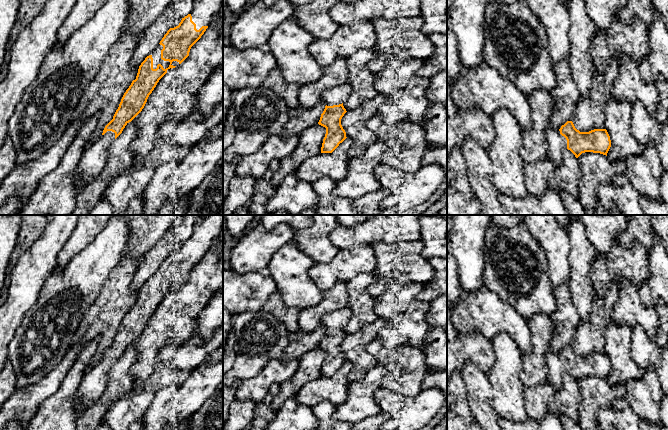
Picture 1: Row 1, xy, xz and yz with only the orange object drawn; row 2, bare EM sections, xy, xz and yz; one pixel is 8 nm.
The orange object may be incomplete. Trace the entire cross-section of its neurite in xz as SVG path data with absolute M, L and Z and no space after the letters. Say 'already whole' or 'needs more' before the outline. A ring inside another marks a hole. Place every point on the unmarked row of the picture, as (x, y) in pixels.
needs more; M346 307L326 314L321 320L325 333L318 348L326 352L321 377L332 377L347 362L341 343L347 336L343 327L348 325L351 316L352 311Z

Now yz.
needs more; M567 345L559 354L552 349L547 352L548 382L560 390L563 385L563 376L568 373L576 382L582 377L593 376L607 380L611 371L610 360L606 353L594 353L589 356L580 356L572 345Z

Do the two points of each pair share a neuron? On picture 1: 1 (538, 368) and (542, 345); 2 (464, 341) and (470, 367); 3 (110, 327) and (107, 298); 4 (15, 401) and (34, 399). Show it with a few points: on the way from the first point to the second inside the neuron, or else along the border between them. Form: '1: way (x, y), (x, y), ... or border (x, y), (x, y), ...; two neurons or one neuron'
1: way (538, 362), (539, 351); one neuron
2: border (459, 371), (466, 361), (471, 360), (486, 374); two neurons
3: way (107, 320), (107, 305); one neuron
4: way (20, 401), (29, 399); one neuron

